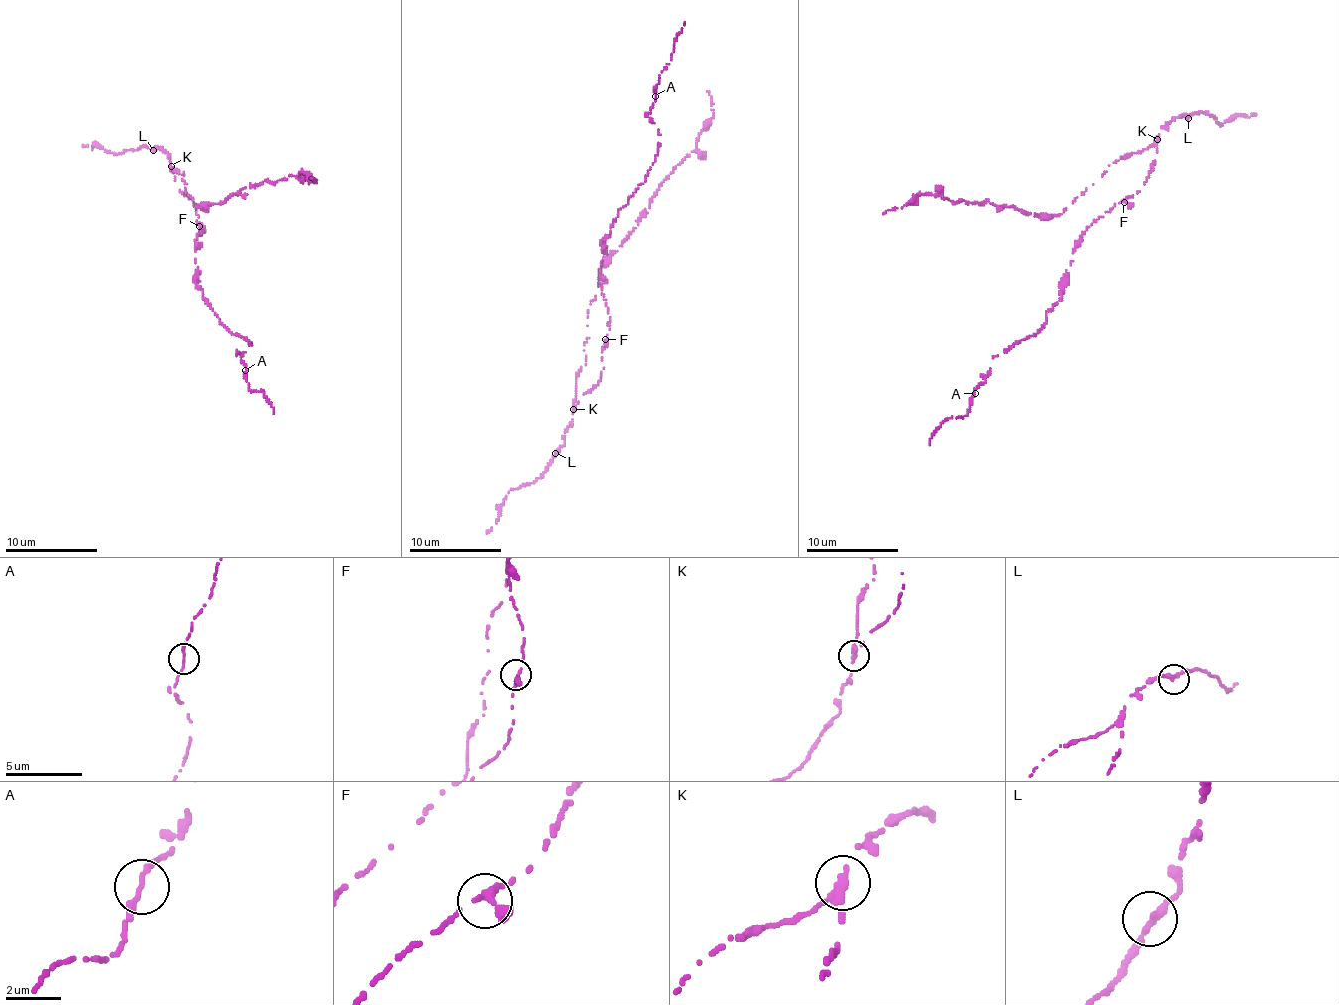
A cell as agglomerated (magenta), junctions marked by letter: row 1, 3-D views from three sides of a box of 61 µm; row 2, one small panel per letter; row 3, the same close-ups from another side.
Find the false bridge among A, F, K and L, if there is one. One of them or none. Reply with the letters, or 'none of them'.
K

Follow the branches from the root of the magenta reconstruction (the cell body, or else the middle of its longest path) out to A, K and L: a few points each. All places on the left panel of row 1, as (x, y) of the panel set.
A: (198, 217), (197, 223), (205, 230), (195, 241), (196, 286), (219, 324), (249, 341), (241, 357), (246, 369)
K: (198, 217), (196, 205), (179, 190), (170, 166)
L: (198, 217), (196, 205), (175, 180), (170, 155), (162, 149), (153, 150)

